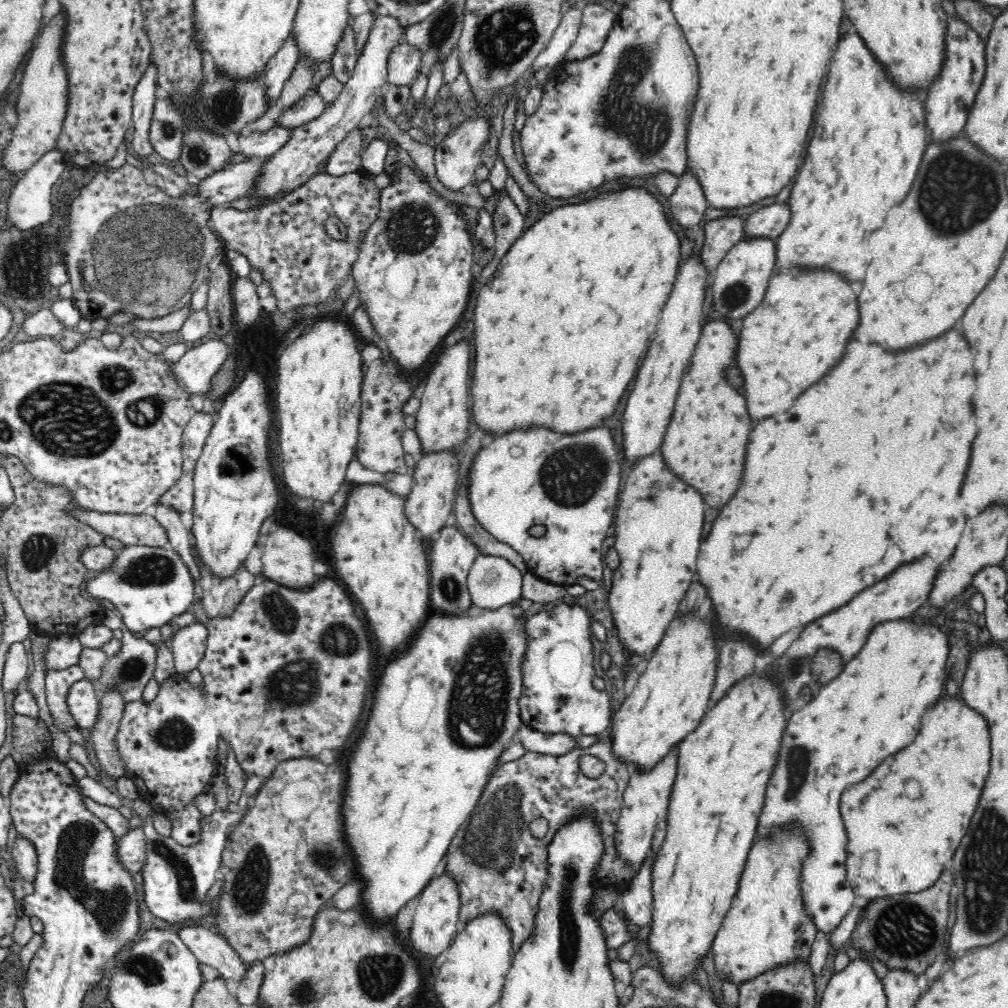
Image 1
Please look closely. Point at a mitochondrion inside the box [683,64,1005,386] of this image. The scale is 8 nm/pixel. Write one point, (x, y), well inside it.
(957, 192)

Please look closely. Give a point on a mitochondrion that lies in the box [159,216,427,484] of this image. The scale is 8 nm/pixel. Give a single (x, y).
(237, 463)

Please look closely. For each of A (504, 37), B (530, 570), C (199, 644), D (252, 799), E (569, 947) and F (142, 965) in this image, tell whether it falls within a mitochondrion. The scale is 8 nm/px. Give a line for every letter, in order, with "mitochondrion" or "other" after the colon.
A: mitochondrion
B: other
C: other
D: other
E: mitochondrion
F: mitochondrion

